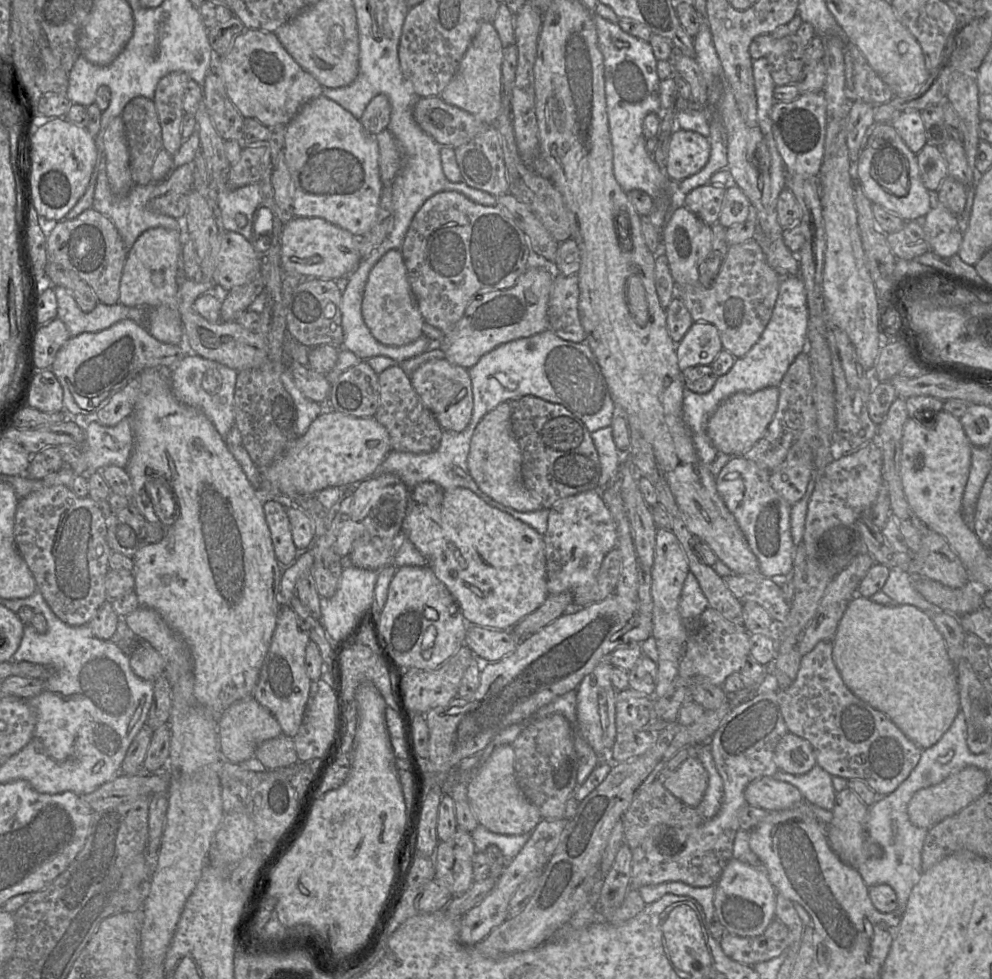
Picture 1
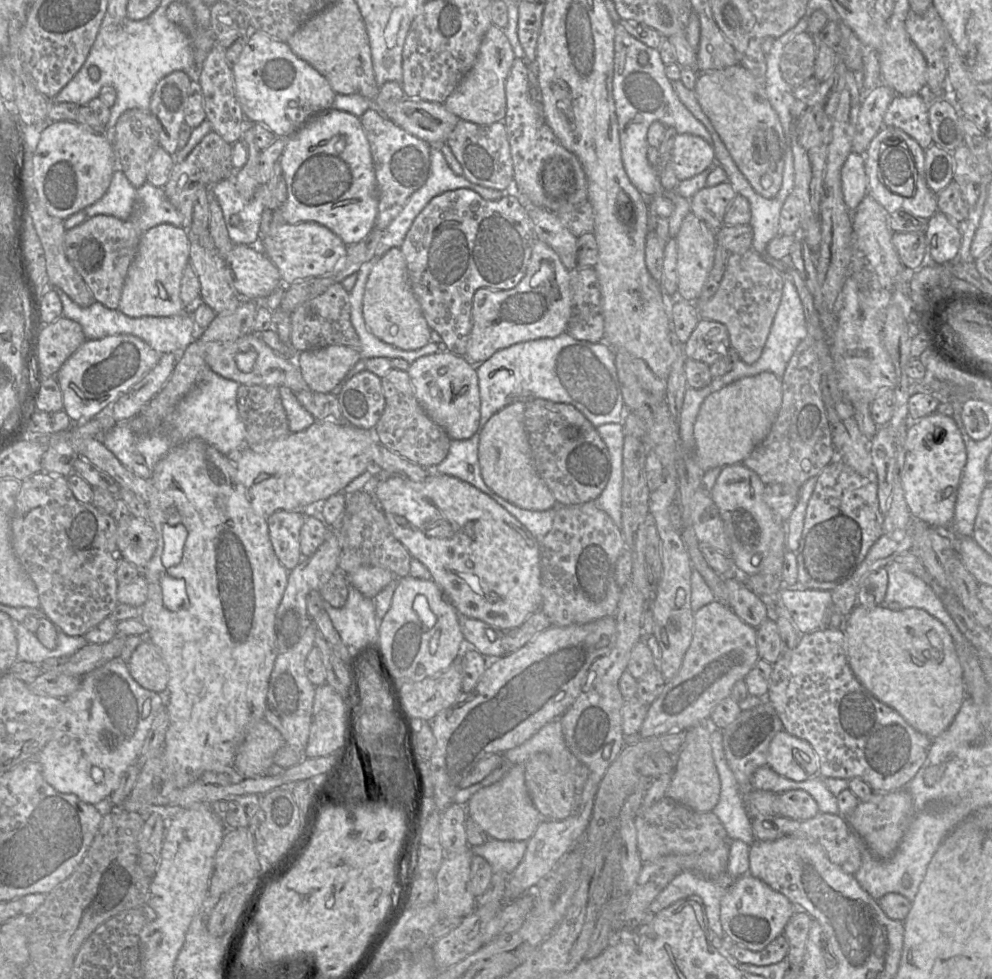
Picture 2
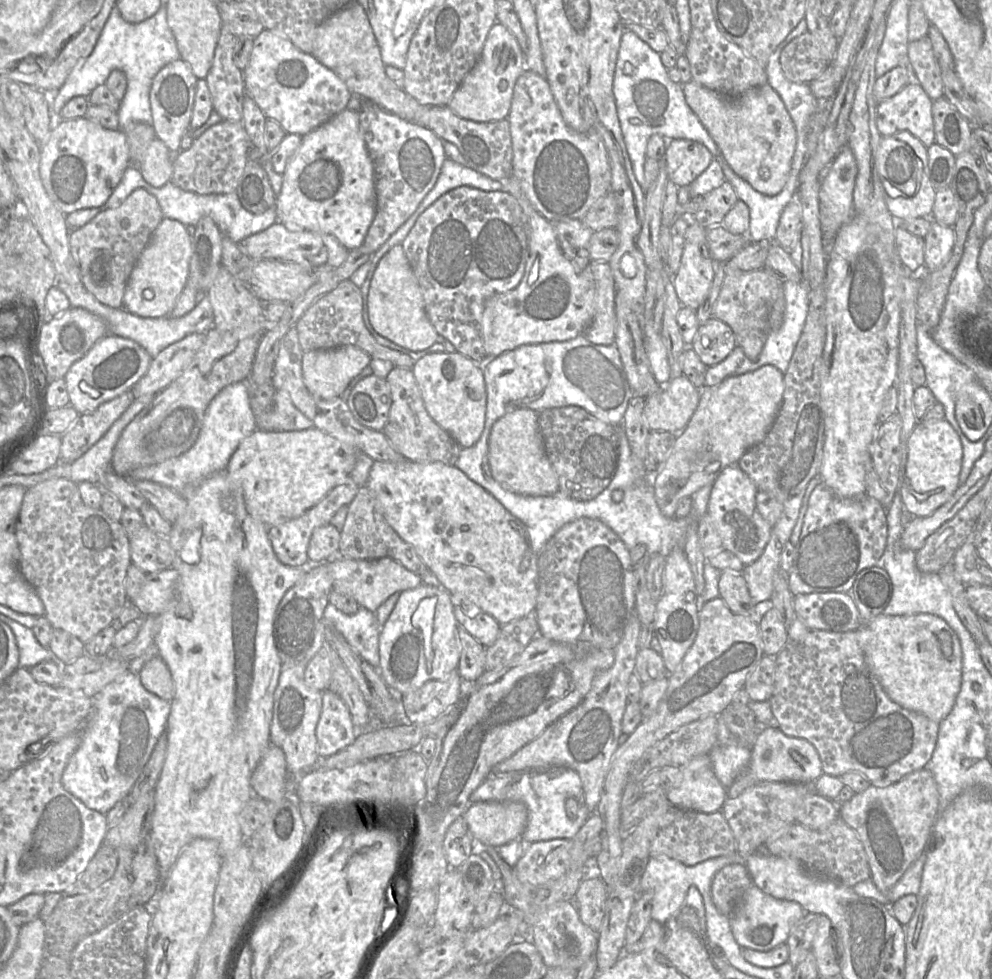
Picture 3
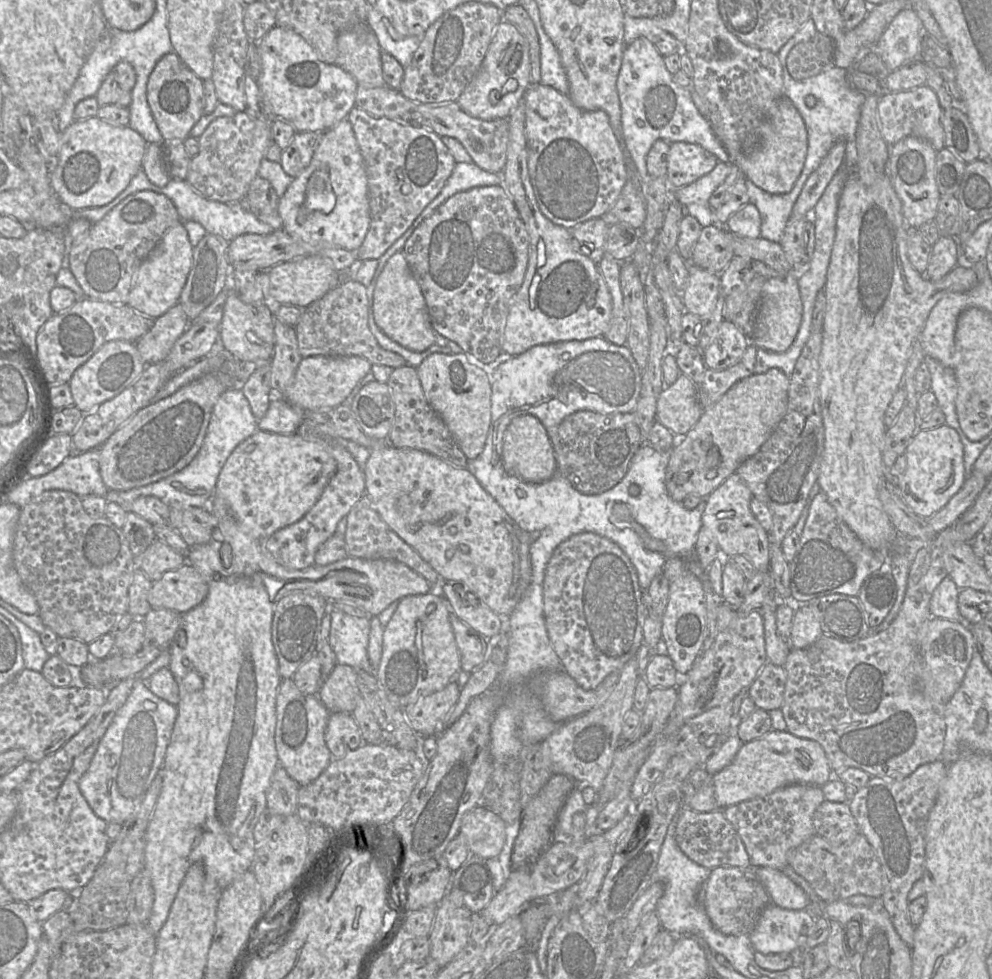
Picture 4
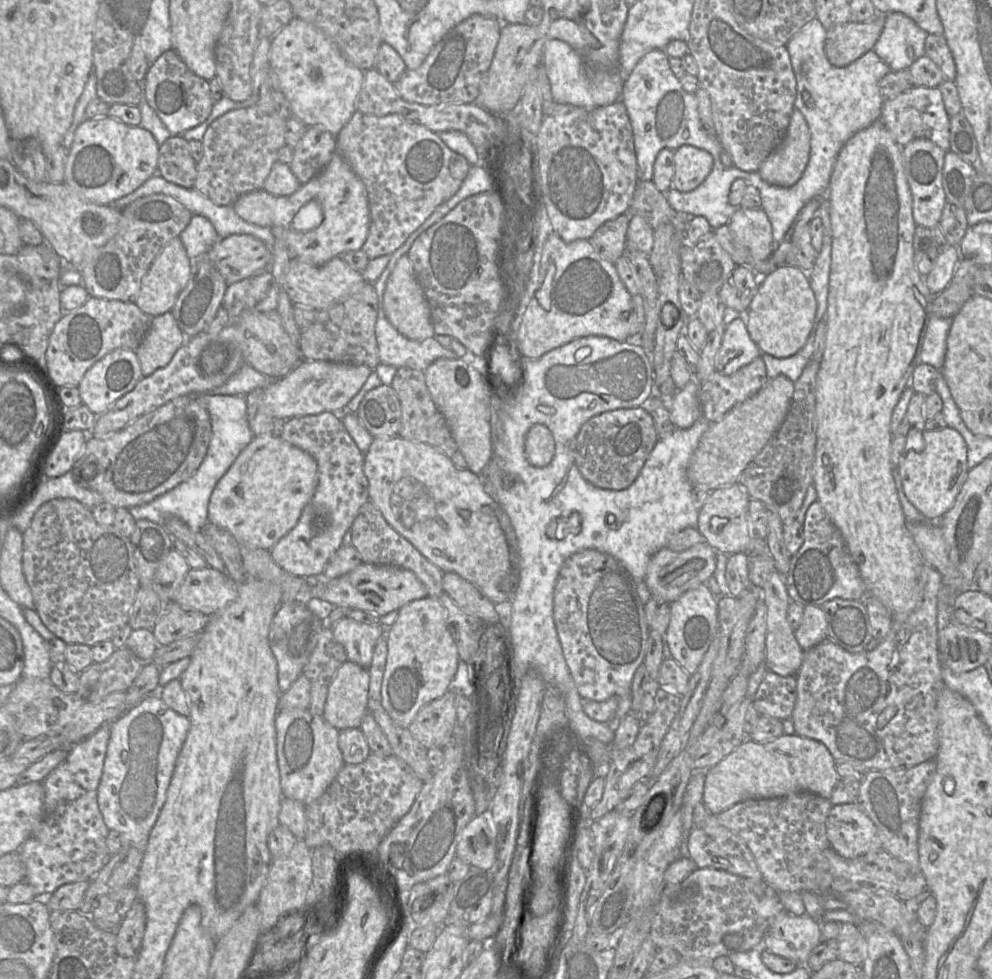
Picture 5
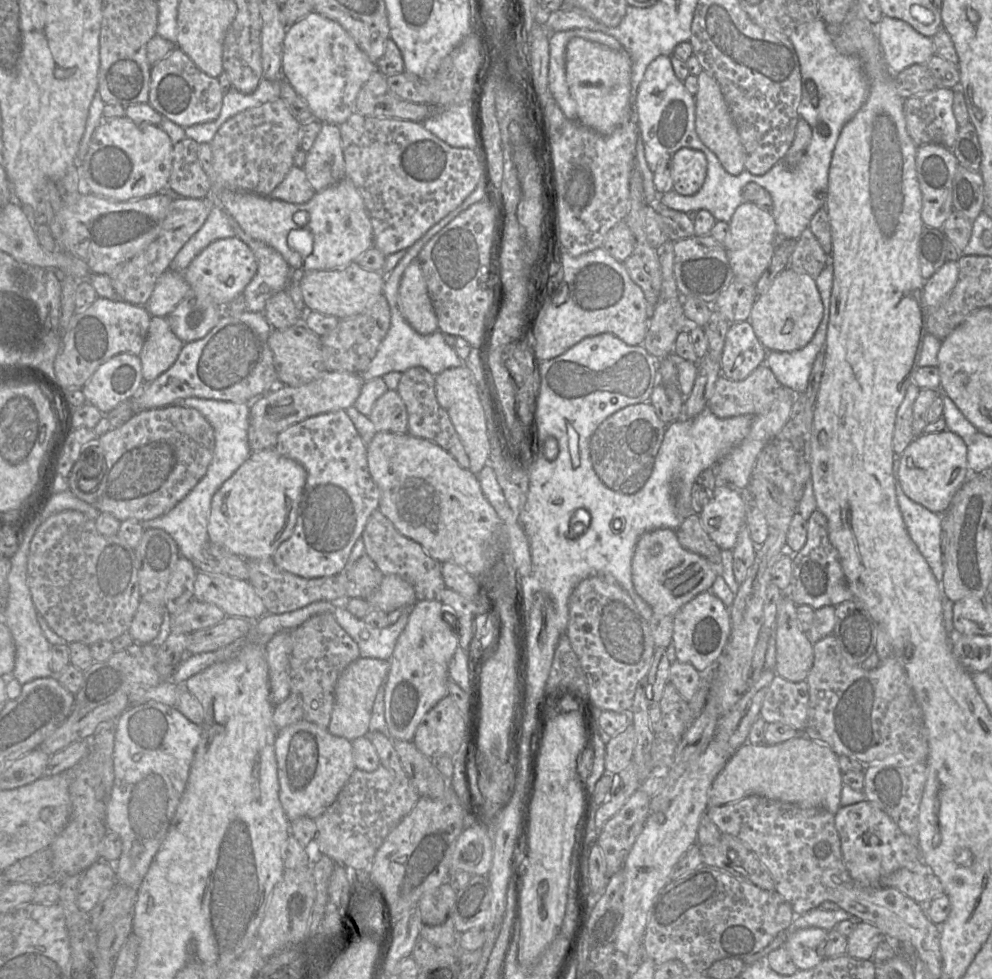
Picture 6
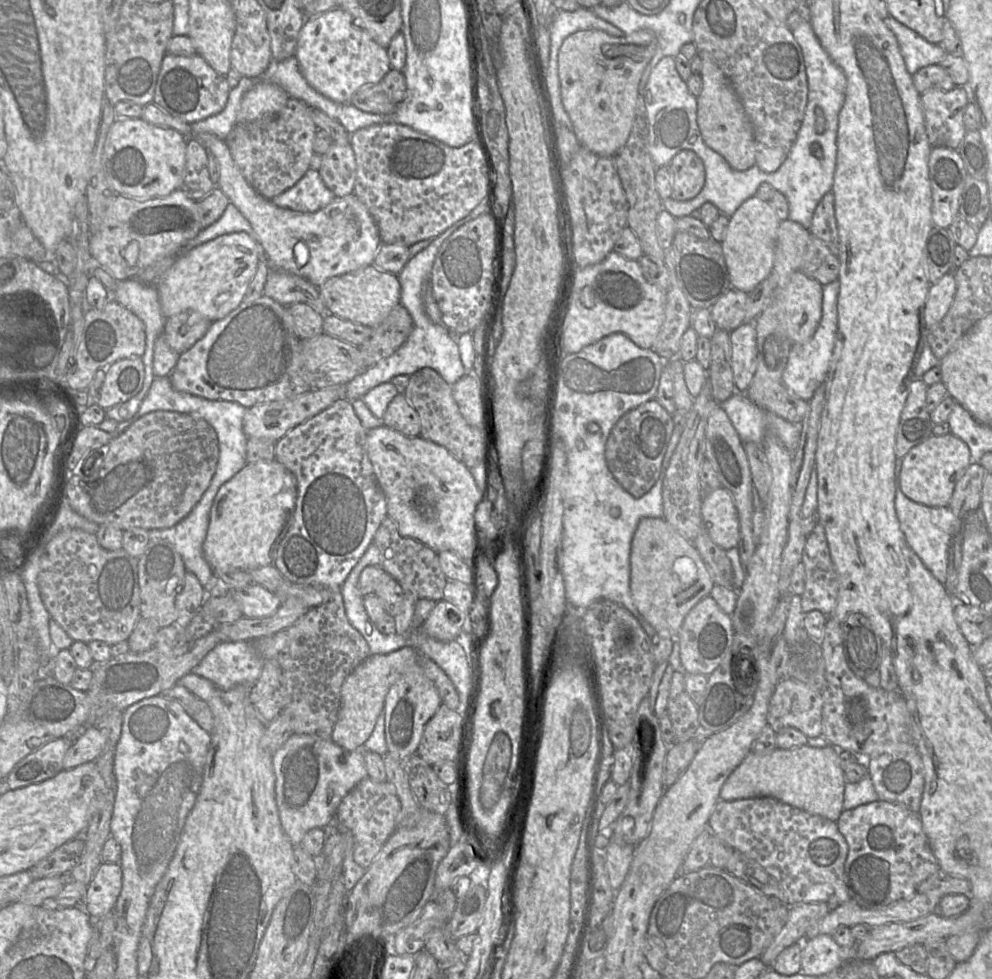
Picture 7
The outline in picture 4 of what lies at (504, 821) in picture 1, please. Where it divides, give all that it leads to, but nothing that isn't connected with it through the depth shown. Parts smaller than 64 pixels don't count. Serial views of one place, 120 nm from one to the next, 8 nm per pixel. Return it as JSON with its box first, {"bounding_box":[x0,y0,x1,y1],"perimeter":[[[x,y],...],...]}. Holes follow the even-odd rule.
{"bounding_box":[459,804,506,860],"perimeter":[[[484,804],[477,805],[462,819],[459,834],[464,836],[471,854],[484,860],[497,858],[506,837],[504,820]]]}

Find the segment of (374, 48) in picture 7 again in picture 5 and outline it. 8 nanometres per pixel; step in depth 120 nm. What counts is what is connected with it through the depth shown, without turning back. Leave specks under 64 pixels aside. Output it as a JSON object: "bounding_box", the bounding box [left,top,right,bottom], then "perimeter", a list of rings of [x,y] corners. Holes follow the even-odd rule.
{"bounding_box":[269,17,364,136],"perimeter":[[[294,17],[271,38],[269,64],[271,71],[277,75],[281,90],[288,101],[290,117],[295,117],[307,127],[321,126],[337,136],[357,111],[357,99],[362,89],[364,71],[349,63],[338,46],[314,25]]]}

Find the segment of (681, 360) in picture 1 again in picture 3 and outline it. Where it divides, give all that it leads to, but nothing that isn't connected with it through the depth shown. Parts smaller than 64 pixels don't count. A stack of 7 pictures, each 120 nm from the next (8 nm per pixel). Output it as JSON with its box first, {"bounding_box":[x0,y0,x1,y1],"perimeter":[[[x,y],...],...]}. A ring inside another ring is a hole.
{"bounding_box":[692,317,736,367],"perimeter":[[[713,317],[699,325],[692,342],[692,349],[707,367],[722,362],[736,346],[731,327]]]}

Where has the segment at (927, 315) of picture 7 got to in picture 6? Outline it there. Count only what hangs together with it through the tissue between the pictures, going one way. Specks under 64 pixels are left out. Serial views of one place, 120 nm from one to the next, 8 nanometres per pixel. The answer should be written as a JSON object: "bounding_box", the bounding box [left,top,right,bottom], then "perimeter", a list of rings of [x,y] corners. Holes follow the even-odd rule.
{"bounding_box":[924,261,958,308],"perimeter":[[[946,261],[924,283],[924,302],[927,308],[938,306],[954,288],[958,279],[958,261]]]}

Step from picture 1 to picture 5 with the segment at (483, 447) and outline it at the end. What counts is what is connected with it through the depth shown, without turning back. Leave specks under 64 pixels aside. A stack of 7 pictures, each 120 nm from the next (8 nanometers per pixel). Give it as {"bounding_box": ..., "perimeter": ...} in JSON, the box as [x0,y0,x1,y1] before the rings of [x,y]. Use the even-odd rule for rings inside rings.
{"bounding_box":[525,424,555,467],"perimeter":[[[534,424],[526,434],[525,455],[535,467],[545,467],[553,459],[555,442],[550,430],[543,424]]]}

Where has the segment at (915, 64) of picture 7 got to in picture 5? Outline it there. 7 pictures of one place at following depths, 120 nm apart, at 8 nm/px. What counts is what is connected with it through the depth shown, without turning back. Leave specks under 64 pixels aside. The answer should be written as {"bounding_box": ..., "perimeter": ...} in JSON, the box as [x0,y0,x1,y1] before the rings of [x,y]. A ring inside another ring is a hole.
{"bounding_box":[873,12,928,71],"perimeter":[[[892,12],[885,15],[882,32],[873,50],[891,71],[905,70],[925,55],[927,36],[928,33],[911,18],[899,12]],[[908,46],[914,50],[913,57],[907,56]]]}

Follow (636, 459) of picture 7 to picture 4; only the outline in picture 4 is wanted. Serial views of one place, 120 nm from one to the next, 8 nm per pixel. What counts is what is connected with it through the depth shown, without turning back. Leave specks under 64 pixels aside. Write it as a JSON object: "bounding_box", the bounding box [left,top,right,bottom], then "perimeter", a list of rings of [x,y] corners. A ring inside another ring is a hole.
{"bounding_box":[550,411,644,494],"perimeter":[[[577,411],[559,424],[550,441],[557,470],[580,493],[600,494],[618,484],[626,475],[631,460],[644,444],[635,415],[630,413],[600,414]]]}

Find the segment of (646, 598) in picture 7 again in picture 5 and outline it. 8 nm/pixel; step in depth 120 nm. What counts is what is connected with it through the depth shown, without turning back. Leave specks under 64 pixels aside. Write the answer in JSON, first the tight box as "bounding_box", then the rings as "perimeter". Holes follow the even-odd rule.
{"bounding_box":[644,541,717,603],"perimeter":[[[705,541],[682,552],[675,552],[665,547],[651,557],[644,581],[651,596],[673,603],[684,592],[705,583],[713,575],[716,569],[716,557],[717,552]]]}

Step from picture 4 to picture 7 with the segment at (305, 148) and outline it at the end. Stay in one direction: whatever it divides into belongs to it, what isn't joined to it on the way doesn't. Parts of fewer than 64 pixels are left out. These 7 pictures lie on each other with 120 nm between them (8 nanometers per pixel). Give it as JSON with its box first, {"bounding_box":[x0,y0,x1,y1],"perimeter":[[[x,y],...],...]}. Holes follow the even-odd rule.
{"bounding_box":[318,143,356,197],"perimeter":[[[333,143],[322,155],[318,172],[324,184],[336,197],[354,193],[356,160],[351,145]]]}

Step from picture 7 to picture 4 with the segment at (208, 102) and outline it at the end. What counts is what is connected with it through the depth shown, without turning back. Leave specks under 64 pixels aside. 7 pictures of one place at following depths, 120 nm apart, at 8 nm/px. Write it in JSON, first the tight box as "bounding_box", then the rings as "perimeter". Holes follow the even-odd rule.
{"bounding_box":[147,51,204,141],"perimeter":[[[173,51],[155,65],[147,83],[147,101],[163,141],[184,141],[203,115],[204,83]]]}

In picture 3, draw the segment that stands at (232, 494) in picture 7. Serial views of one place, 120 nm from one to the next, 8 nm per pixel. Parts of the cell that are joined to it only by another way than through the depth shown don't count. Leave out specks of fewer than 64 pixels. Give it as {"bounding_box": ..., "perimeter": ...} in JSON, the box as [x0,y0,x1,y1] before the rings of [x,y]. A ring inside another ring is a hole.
{"bounding_box":[225,427,359,526],"perimeter":[[[315,427],[300,431],[256,429],[241,441],[225,472],[242,490],[249,514],[275,526],[301,516],[341,484],[350,476],[359,454],[352,445]]]}

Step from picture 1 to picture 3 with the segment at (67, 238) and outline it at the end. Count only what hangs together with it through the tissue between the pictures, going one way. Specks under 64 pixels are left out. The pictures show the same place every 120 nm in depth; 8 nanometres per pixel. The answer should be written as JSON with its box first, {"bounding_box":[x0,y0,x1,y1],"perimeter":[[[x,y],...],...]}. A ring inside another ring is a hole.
{"bounding_box":[69,188,163,308],"perimeter":[[[138,188],[119,207],[102,211],[86,225],[71,229],[69,245],[80,269],[81,283],[99,302],[111,308],[123,308],[128,278],[163,218],[157,199]]]}

